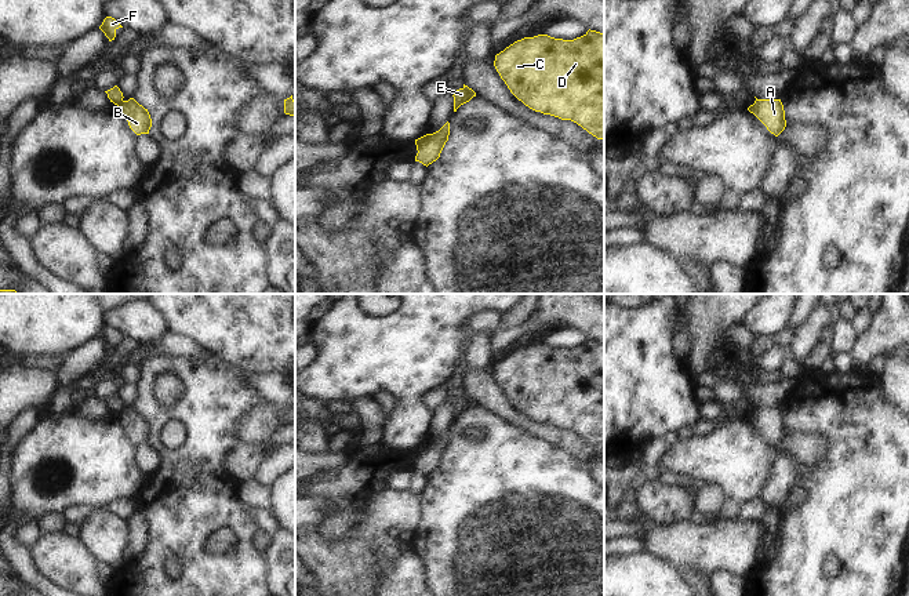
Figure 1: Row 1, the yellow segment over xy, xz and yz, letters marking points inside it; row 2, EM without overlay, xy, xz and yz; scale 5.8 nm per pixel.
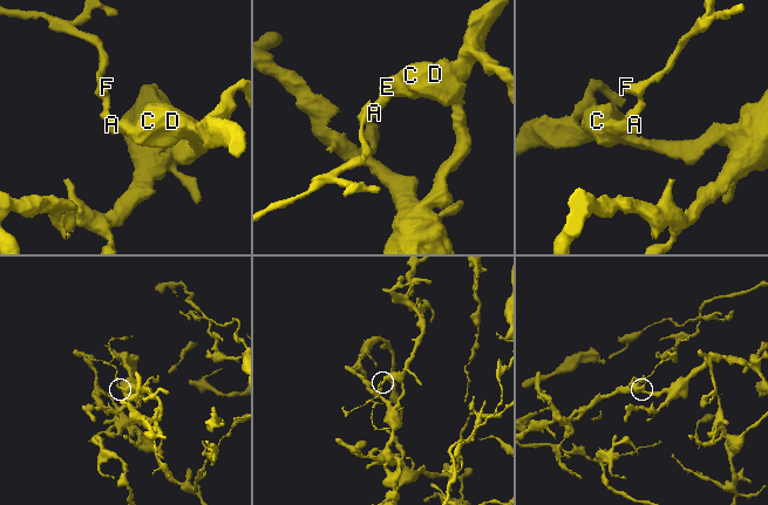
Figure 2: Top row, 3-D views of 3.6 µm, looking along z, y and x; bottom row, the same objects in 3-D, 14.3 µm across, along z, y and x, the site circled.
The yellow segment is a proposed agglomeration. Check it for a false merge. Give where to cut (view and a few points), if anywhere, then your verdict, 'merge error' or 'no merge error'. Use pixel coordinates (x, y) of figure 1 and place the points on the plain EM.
xz (429, 443), (429, 447), (418, 460) | merge error

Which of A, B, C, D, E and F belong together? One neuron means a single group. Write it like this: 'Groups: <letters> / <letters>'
Groups: A B C D E / F.

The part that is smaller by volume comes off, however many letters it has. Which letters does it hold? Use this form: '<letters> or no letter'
F.

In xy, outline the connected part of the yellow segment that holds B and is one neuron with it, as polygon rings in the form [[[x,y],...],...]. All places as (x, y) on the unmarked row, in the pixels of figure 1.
[[[134,407],[123,410],[119,417],[120,422],[127,428],[130,437],[137,443],[149,443],[152,436],[152,428],[142,414],[139,414]]]

